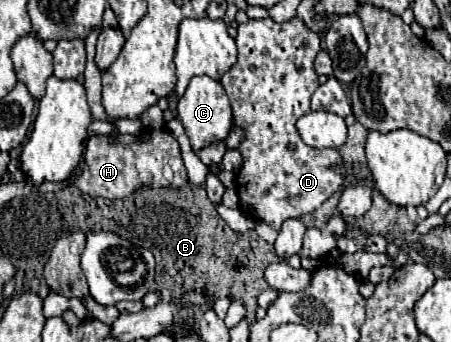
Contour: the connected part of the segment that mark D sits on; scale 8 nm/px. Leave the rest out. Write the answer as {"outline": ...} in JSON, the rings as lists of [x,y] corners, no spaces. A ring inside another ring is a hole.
{"outline":[[[251,19],[245,25],[237,27],[237,63],[221,77],[221,85],[225,87],[235,125],[245,129],[245,137],[239,145],[243,155],[243,167],[237,173],[237,193],[241,201],[241,209],[257,219],[271,225],[275,231],[281,229],[285,219],[303,217],[313,213],[327,201],[339,187],[343,185],[343,175],[335,171],[335,165],[341,165],[341,155],[337,149],[313,149],[303,143],[297,133],[297,119],[311,111],[309,99],[317,89],[317,73],[313,69],[313,61],[321,51],[321,39],[315,31],[311,31],[301,19],[291,19],[287,23],[275,23],[273,19]]]}

